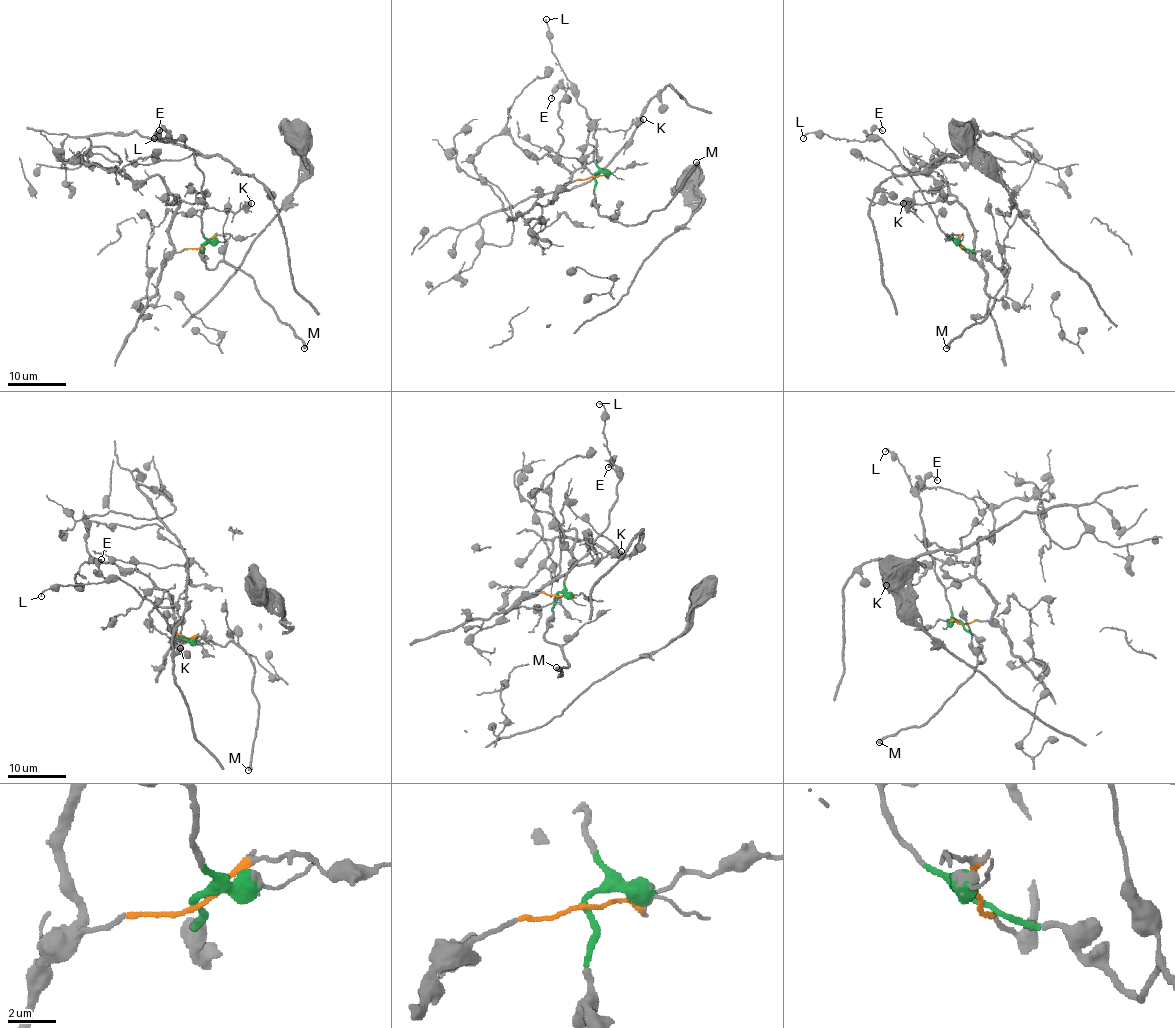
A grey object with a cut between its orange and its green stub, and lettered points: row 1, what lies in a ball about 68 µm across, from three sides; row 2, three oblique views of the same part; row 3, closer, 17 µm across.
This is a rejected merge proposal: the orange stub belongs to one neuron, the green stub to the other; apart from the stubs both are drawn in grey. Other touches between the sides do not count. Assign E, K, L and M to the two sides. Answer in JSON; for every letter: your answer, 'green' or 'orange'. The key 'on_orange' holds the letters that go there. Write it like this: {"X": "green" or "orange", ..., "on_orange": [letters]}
{"E": "green", "K": "orange", "L": "green", "M": "green", "on_orange": ["K"]}

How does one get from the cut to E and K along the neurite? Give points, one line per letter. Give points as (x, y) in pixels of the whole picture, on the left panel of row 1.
E: (201, 245), (206, 241), (201, 228), (203, 172), (185, 141), (162, 128), (159, 131)
K: (201, 247), (174, 253), (169, 228), (182, 201), (197, 203), (204, 192), (196, 191), (218, 210), (251, 203)

